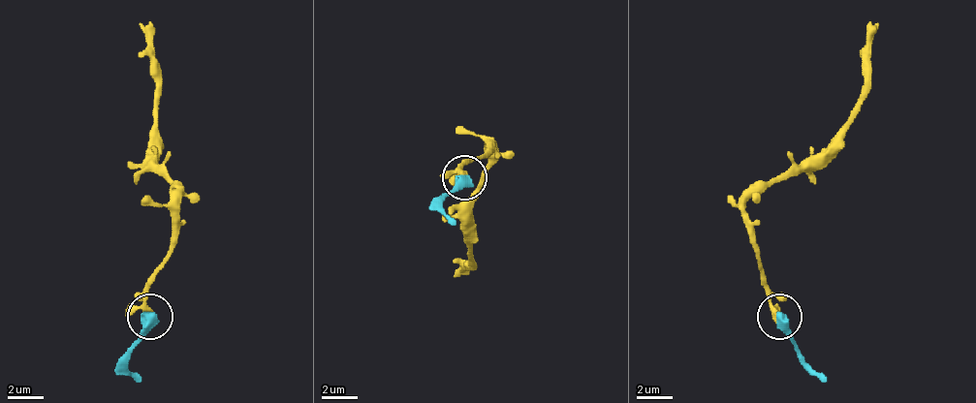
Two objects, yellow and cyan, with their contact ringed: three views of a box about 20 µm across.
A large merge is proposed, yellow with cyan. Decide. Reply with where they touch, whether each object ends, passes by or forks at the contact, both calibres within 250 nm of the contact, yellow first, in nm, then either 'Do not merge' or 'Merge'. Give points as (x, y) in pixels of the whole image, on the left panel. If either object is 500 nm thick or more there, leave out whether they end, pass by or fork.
Place: (150, 316). Thickness 240 nm (yellow) against 600 nm. Merge

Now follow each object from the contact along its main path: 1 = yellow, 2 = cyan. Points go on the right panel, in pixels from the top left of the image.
1: (778, 318), (765, 268), (751, 246), (746, 201), (804, 170), (832, 142), (863, 89), (867, 36), (876, 22)
2: (778, 318), (804, 362), (827, 380)

